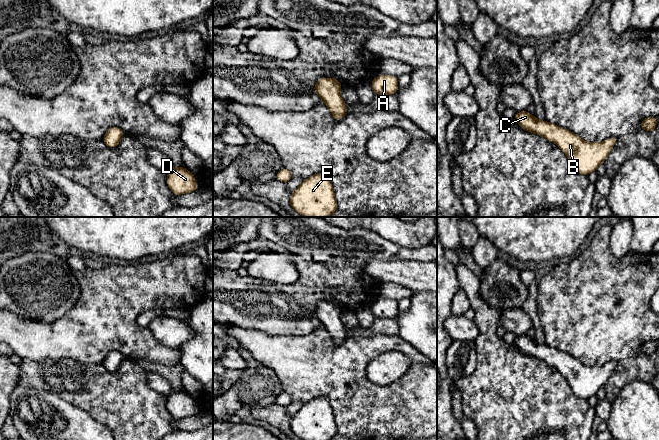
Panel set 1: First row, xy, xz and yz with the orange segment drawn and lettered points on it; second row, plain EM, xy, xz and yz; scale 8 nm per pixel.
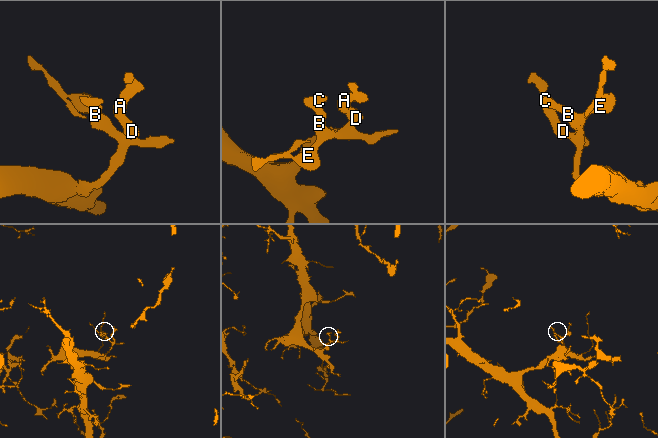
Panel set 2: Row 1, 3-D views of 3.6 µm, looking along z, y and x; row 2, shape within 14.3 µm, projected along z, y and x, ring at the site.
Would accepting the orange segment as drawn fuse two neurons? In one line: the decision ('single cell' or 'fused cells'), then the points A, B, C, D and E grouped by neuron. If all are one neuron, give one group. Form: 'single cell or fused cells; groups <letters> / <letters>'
single cell; groups A B C D E

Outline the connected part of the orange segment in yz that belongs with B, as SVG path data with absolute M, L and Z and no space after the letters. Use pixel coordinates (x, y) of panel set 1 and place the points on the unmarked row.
M526 334L516 336L514 344L524 354L541 359L556 367L567 379L572 391L579 398L585 400L596 395L598 390L605 386L618 364L617 360L613 360L601 367L589 367L565 352L545 344L538 344Z

